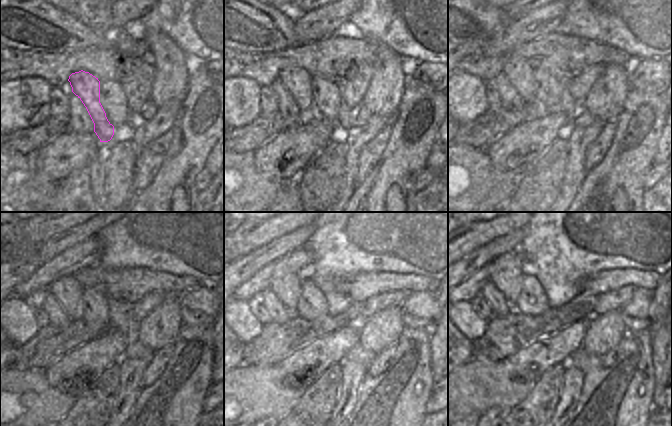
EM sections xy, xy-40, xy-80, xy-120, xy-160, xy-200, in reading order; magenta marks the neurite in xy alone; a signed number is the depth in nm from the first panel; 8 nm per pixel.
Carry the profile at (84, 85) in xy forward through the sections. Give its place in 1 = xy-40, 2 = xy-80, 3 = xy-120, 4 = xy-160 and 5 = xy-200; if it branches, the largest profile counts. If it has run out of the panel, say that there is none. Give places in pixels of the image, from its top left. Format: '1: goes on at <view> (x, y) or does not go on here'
1: goes on at xy-40 (297, 80)
2: goes on at xy-80 (520, 74)
3: goes on at xy-120 (67, 290)
4: goes on at xy-160 (288, 288)
5: goes on at xy-200 (505, 271)

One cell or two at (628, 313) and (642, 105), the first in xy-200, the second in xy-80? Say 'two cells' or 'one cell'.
two cells

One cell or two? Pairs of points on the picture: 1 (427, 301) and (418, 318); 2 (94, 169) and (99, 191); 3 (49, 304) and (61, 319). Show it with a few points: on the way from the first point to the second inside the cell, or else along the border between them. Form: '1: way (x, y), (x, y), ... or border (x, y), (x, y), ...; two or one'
1: way (423, 305), (418, 314); one
2: way (96, 174), (97, 186); one
3: way (53, 308), (57, 315); one

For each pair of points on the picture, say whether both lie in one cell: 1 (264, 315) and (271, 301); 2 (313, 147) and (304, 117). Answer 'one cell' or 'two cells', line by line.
1: two cells
2: two cells

